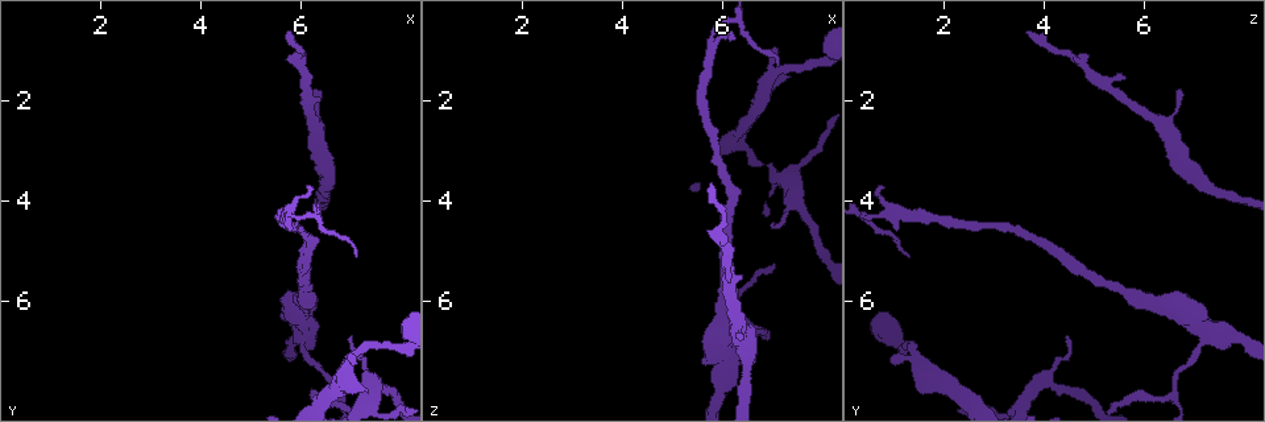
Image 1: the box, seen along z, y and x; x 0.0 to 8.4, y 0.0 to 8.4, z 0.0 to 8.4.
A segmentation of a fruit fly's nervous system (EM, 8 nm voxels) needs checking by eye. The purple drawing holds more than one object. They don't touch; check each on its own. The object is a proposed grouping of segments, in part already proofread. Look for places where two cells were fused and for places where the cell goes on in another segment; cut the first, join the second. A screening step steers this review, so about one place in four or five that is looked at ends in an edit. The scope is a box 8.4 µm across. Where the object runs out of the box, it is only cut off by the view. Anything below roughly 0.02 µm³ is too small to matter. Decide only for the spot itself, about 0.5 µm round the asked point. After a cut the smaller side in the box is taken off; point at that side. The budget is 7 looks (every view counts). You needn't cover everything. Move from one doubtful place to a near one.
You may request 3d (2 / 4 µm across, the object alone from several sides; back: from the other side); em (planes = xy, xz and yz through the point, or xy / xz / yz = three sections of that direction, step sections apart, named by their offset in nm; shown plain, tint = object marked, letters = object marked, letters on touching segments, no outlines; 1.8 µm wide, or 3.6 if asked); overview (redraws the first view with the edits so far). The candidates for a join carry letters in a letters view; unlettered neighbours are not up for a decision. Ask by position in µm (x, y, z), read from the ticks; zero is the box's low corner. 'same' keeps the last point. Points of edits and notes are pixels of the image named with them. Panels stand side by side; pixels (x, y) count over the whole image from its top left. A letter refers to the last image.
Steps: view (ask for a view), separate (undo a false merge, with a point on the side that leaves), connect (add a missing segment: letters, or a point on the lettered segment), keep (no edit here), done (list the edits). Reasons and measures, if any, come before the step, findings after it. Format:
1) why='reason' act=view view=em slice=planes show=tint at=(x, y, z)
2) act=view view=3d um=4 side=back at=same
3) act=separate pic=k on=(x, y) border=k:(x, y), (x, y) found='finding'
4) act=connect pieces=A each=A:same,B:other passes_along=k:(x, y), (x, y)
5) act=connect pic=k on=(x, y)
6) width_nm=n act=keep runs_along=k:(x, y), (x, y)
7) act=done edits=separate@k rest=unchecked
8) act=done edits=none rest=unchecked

why='free end' act=view view=3d um=4 at=(6.25, 3.70, 0.75)

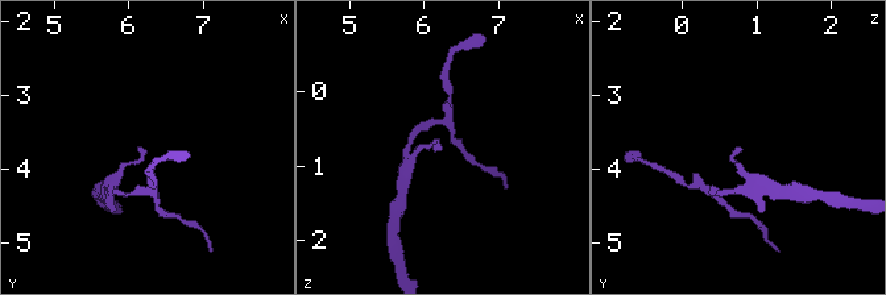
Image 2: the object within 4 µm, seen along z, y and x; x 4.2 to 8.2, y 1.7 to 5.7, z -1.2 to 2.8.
act=view view=em slice=planes show=tint at=(6.25, 3.75, 0.80)

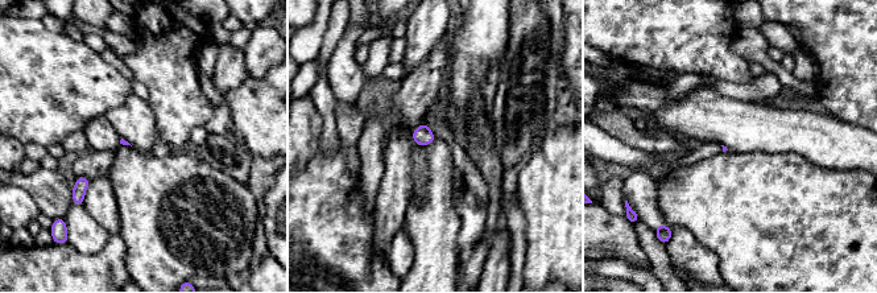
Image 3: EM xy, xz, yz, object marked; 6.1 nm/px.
why='what lies round it' act=view view=em slice=planes show=letters at=same

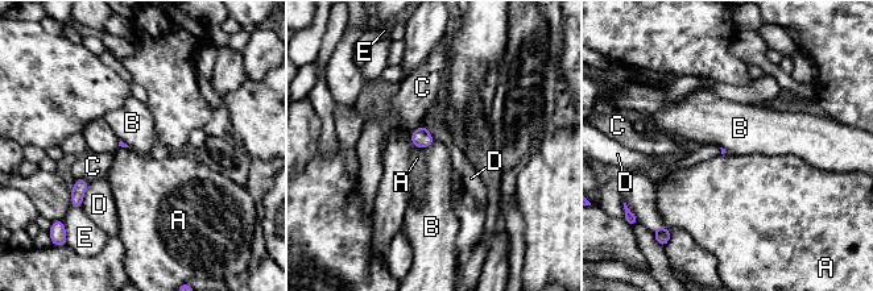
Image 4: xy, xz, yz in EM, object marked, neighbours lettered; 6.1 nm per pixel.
act=keep each=A:other,B:other,C:other,D:other,E:other border=4:(435, 140), (425, 149) found='none of them fits'

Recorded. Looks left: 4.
why='free end' act=view view=em slice=planes show=tint at=(7.30, 7.80, 1.55)

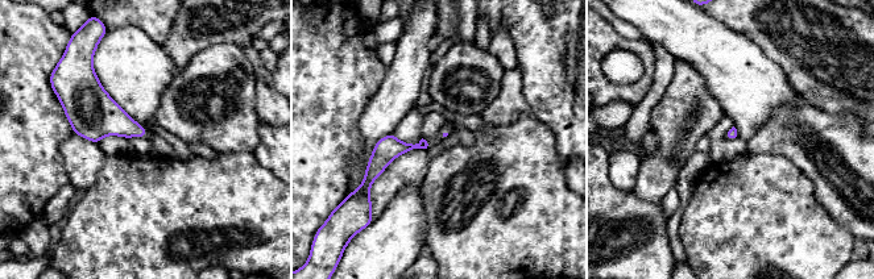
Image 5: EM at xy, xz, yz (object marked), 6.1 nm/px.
act=view view=em slice=planes show=letters at=same

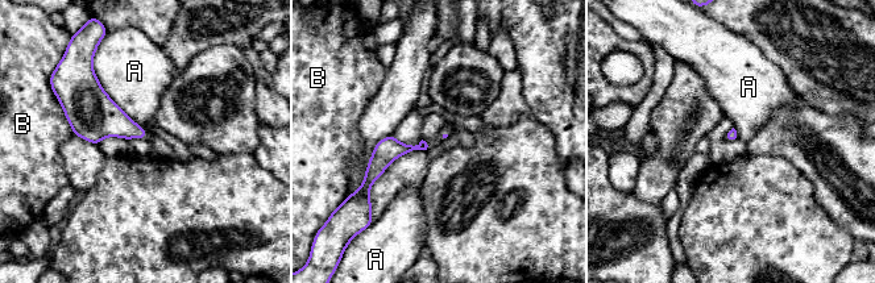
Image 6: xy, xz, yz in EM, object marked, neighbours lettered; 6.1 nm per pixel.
longest_contact=A:550nm act=keep each=A:other,B:other found='no lettered segment goes on from it'

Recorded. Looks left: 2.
act=done edits=none rest=unchecked

